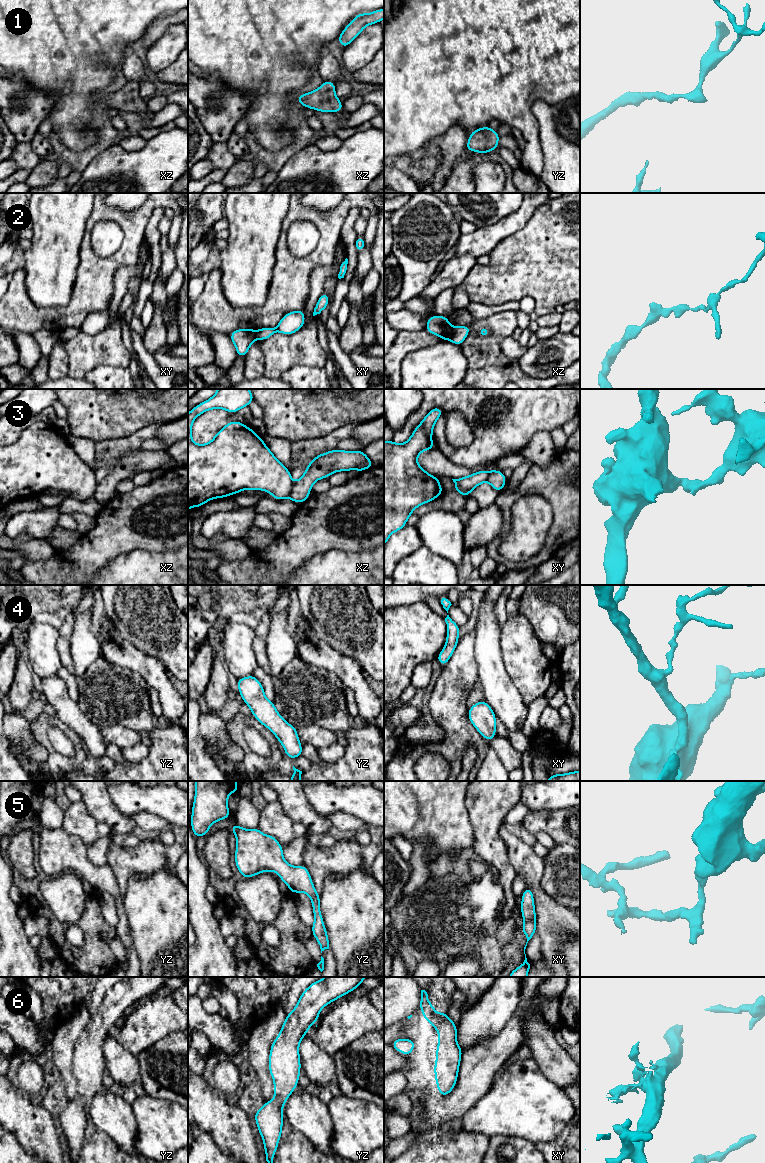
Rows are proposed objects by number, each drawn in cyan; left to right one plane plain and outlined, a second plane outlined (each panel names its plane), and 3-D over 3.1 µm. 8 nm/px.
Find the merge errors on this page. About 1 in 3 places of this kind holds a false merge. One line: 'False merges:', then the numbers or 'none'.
False merges: 2, 3

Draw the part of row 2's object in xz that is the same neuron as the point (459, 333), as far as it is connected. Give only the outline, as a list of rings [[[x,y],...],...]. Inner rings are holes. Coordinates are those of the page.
[[[470,325],[453,327],[452,335],[449,340],[455,345],[460,346],[470,332]]]

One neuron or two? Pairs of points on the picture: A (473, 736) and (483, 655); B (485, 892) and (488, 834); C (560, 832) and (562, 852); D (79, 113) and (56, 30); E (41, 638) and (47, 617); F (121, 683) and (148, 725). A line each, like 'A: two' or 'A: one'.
A: two
B: two
C: two
D: one
E: two
F: one

